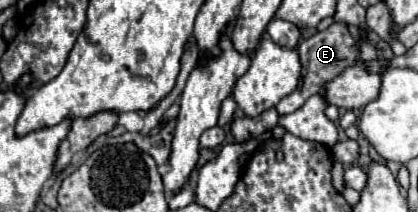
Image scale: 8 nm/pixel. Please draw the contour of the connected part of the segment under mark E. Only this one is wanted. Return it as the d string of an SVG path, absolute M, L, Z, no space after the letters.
M332 23L328 29L324 31L318 31L314 35L310 35L308 39L302 39L300 45L296 47L298 55L300 55L300 63L302 63L302 85L294 89L294 93L286 95L278 105L276 105L276 111L280 115L286 115L286 113L292 113L296 111L298 107L302 107L302 103L310 97L310 95L316 95L318 91L322 91L324 83L334 79L336 75L340 75L346 67L354 65L356 63L356 39L348 33L346 25L344 23Z

